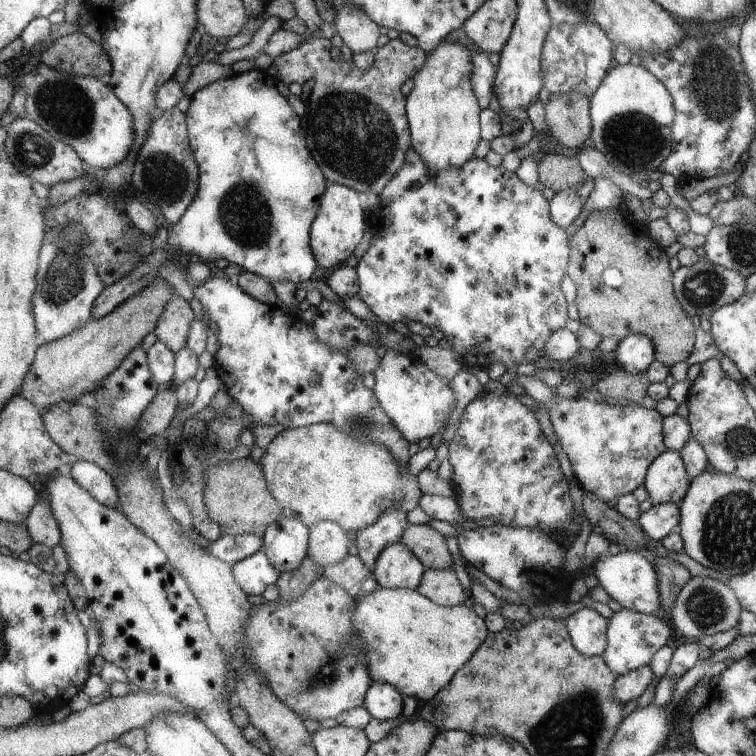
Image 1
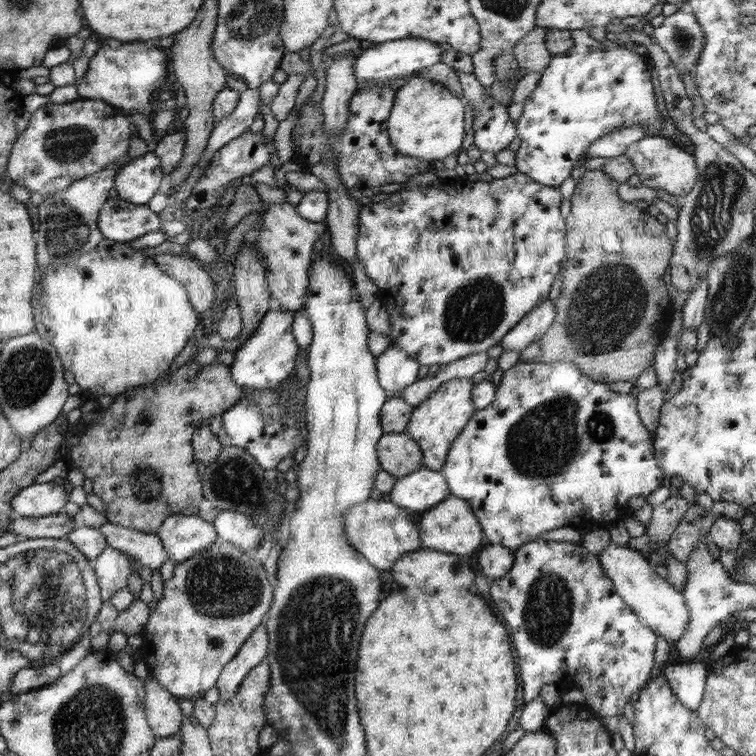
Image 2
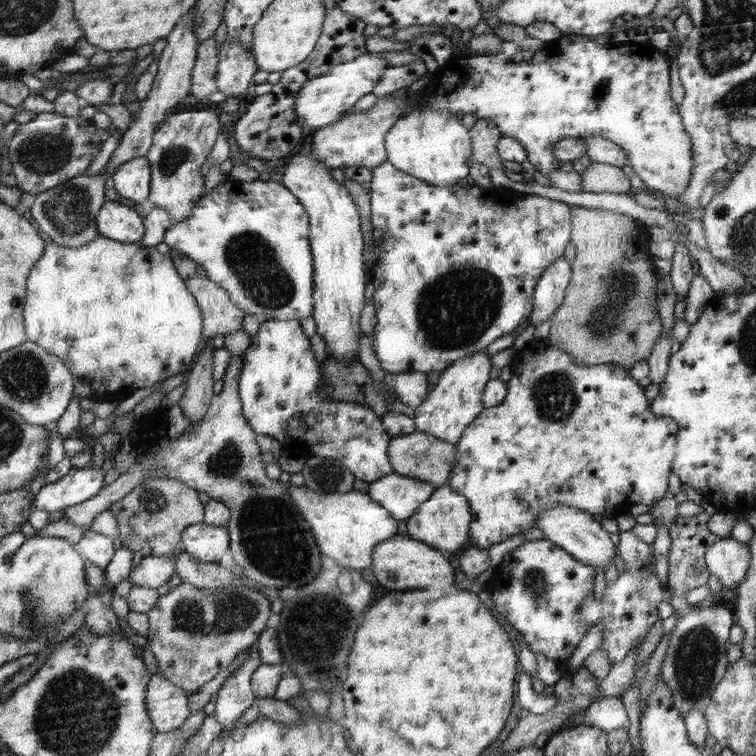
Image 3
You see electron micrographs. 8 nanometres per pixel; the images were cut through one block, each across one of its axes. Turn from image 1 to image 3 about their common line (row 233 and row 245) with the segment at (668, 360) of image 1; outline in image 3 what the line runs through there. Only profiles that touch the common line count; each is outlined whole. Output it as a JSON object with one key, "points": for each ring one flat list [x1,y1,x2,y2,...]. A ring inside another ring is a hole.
{"points":[[574,206,571,212,572,222,576,222,574,242,578,251,571,263,571,279,563,303,550,318,548,342,570,354,578,365,614,363,630,370,638,360,651,356,662,334,656,310,656,270,648,256,648,229,640,220,616,211]]}

